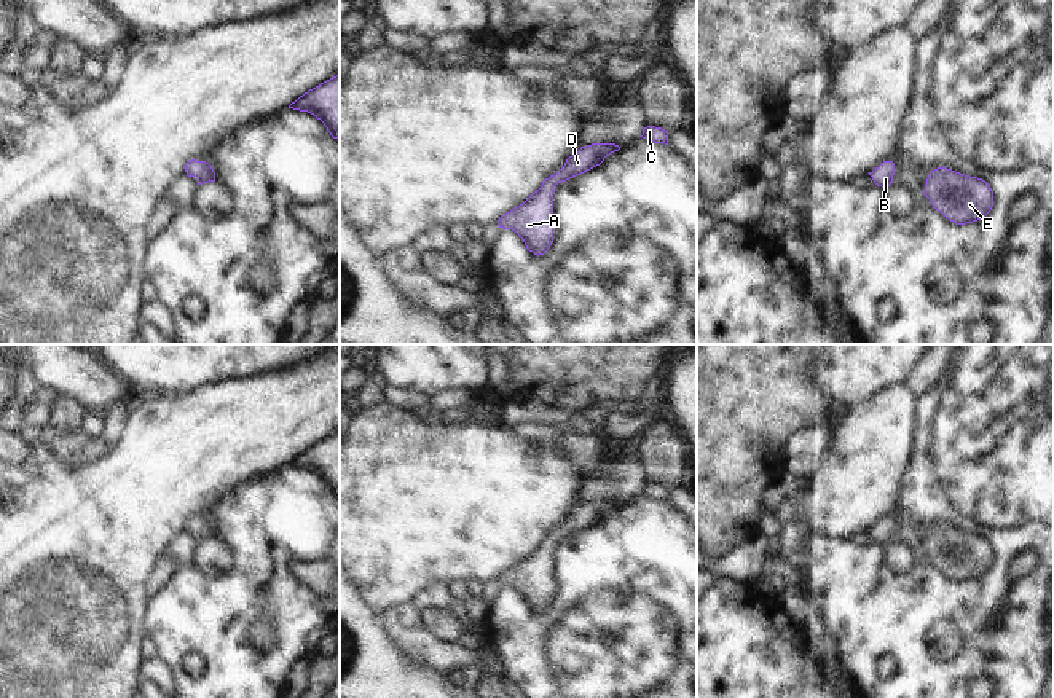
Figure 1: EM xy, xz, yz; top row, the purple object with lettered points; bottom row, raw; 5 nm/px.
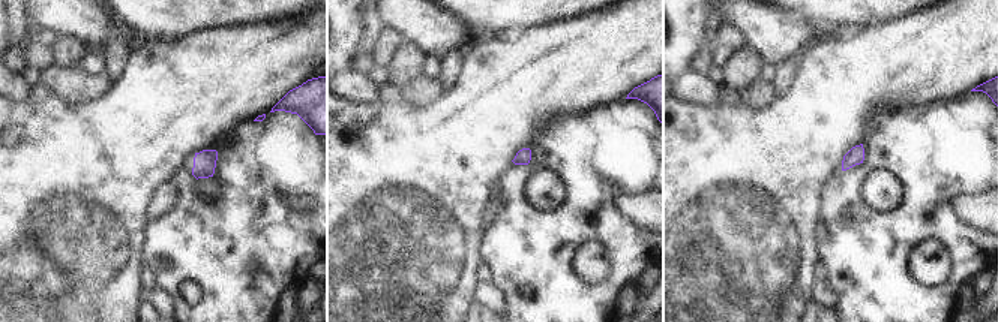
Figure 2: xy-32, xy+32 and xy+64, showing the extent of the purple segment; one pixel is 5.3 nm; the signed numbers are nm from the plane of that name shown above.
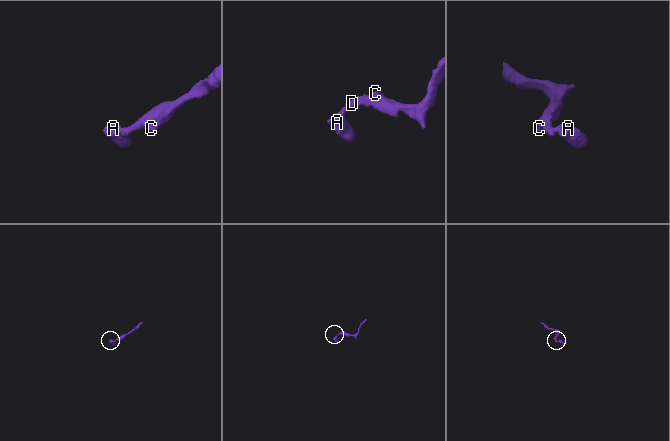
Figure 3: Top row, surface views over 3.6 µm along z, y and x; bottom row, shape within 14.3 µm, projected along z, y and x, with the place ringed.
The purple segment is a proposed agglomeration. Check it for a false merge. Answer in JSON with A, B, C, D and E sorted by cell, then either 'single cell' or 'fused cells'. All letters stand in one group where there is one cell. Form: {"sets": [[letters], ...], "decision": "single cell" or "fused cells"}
{"sets": [["A", "B", "C", "D", "E"]], "decision": "single cell"}

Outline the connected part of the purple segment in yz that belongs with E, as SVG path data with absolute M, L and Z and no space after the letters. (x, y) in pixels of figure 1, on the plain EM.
M947 524L930 529L923 551L957 582L977 578L993 564L993 548L985 537Z

